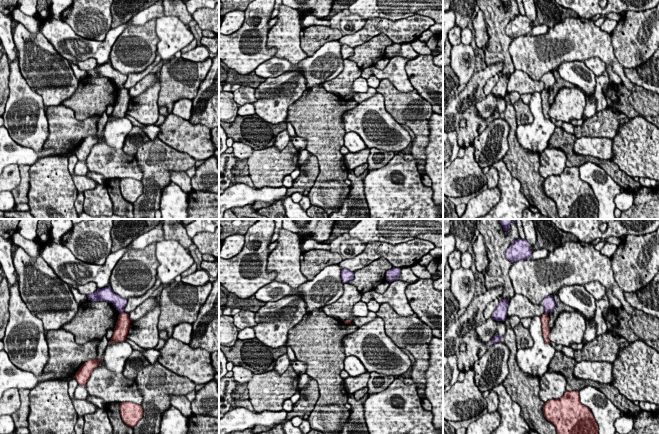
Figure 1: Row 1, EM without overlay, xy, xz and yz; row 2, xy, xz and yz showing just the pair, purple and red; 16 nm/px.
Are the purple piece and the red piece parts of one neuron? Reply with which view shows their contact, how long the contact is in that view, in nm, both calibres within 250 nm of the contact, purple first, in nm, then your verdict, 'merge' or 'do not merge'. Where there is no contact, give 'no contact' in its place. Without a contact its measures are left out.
xy | 80 nm | 200/220 nm | do not merge

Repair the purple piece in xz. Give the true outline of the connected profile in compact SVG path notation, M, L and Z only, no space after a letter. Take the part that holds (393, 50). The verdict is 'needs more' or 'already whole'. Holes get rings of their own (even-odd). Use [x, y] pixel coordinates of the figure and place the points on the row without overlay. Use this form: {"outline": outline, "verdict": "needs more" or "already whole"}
{"outline": "M393 43L392 45L386 47L386 54L389 59L399 55L401 45Z", "verdict": "already whole"}

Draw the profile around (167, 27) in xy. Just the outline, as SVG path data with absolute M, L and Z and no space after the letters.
M163 16L156 19L156 34L159 38L157 53L163 62L172 59L195 37L189 27L177 16Z

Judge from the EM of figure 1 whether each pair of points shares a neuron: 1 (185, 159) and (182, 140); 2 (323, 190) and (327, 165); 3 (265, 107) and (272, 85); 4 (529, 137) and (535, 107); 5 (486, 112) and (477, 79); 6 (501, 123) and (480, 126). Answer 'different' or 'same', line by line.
1: different
2: same
3: same
4: same
5: different
6: different

